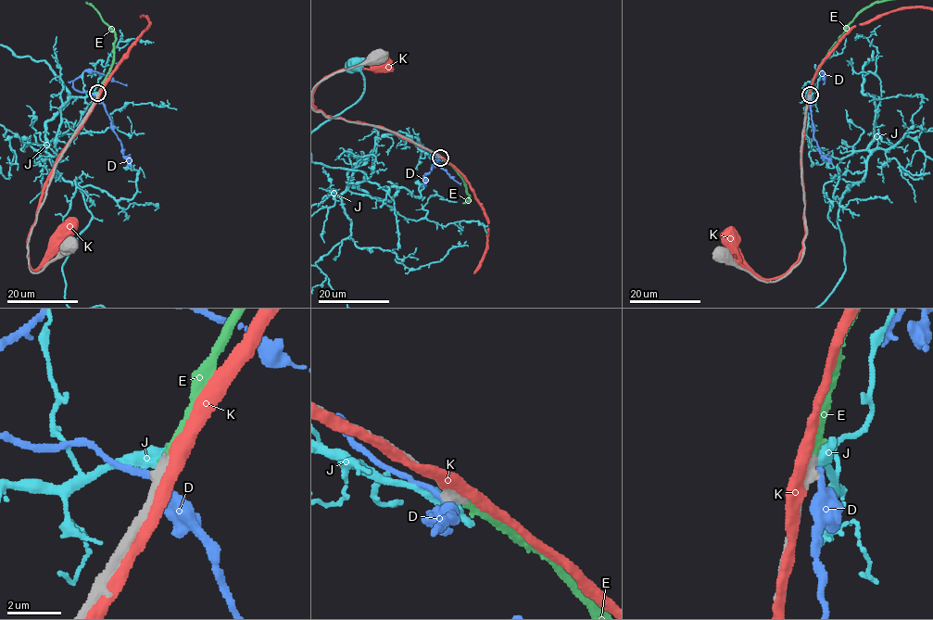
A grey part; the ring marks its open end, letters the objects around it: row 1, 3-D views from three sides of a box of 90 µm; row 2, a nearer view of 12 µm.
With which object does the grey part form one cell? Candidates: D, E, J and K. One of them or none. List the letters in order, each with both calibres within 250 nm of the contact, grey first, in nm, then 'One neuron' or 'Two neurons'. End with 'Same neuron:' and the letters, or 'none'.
D: Thickness 550 nm (grey) against 260 nm. Two neurons
E: Thickness 480 nm (grey) against 340 nm. One neuron
J: Thickness 500 nm (grey) against 600 nm. Two neurons
K: Thickness 280 nm (grey) against 440 nm. Two neurons
Same neuron: E

